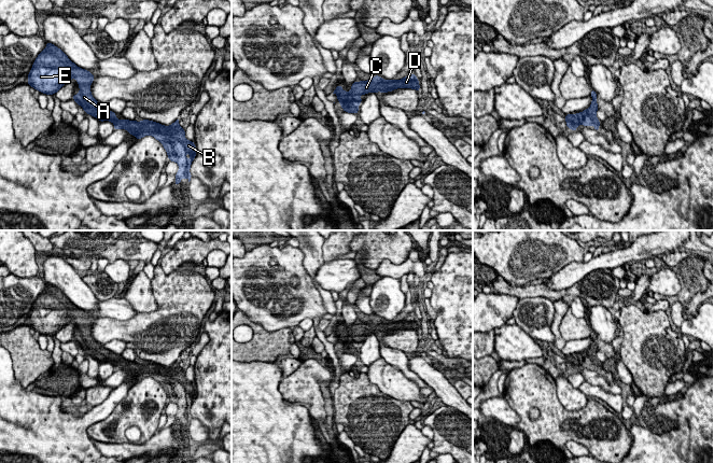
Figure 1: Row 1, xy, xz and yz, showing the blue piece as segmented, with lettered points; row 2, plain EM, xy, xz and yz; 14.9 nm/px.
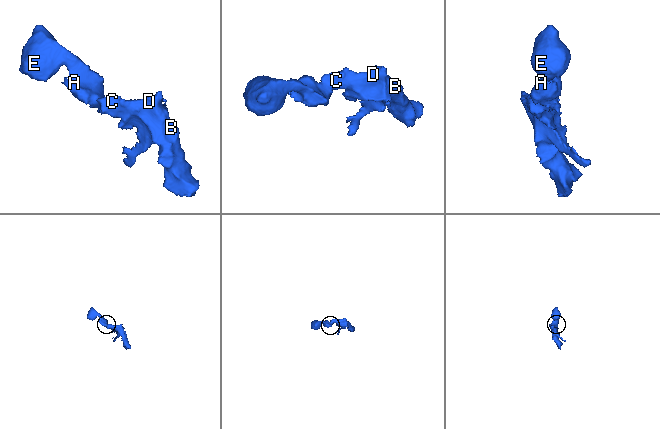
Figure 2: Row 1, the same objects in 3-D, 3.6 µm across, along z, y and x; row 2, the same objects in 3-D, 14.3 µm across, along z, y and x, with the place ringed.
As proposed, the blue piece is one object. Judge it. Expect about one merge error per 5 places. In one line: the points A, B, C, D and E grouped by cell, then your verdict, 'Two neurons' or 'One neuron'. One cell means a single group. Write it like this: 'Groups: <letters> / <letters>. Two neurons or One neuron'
Groups: A B C D E. One neuron

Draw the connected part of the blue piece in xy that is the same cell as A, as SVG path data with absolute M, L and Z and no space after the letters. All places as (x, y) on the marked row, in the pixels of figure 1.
M46 42L46 47L38 55L32 68L28 73L27 82L29 86L45 95L56 94L71 79L75 79L80 92L73 95L73 100L81 106L85 113L96 117L100 122L109 121L114 125L114 130L125 129L137 138L152 136L158 140L167 152L168 160L174 162L179 166L174 185L179 185L181 180L192 179L190 172L192 162L196 157L196 145L185 138L185 130L180 126L179 120L169 126L159 123L142 120L117 120L116 113L104 108L98 102L90 92L90 85L95 80L92 72L78 67L68 56L54 44Z

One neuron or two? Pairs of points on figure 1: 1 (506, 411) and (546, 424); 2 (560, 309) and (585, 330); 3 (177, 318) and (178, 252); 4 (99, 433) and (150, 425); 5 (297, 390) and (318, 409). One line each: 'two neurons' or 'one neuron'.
1: two neurons
2: two neurons
3: two neurons
4: one neuron
5: one neuron

